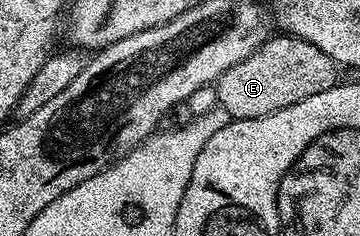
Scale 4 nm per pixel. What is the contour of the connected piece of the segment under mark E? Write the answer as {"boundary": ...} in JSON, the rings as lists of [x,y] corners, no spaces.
{"boundary":[[[274,34],[255,52],[248,54],[244,62],[236,62],[232,70],[224,70],[216,82],[218,103],[227,117],[236,120],[264,118],[268,114],[276,114],[276,110],[296,106],[296,102],[304,102],[304,98],[312,98],[312,94],[324,94],[324,90],[339,83],[338,72],[339,65],[334,64],[324,50],[312,46],[312,42]]]}

